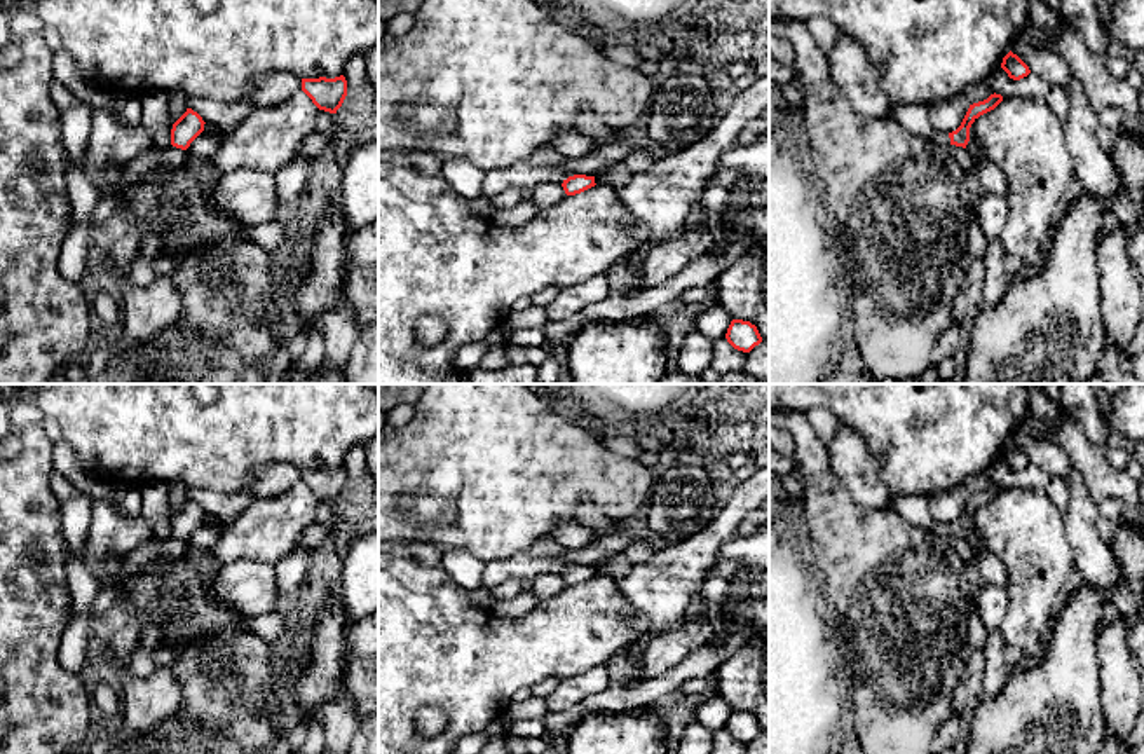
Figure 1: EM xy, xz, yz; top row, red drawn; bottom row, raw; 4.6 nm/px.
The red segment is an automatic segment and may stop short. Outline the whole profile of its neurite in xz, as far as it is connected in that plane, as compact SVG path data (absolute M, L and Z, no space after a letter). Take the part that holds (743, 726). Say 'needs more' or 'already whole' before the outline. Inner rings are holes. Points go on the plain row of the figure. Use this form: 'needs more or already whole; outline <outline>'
already whole; outline M743 710L731 712L725 730L734 740L743 744L750 744L755 737L762 733L757 717Z

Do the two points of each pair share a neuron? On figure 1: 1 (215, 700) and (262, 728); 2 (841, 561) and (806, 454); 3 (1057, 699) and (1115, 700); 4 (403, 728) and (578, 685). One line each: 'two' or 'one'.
1: one
2: one
3: two
4: two

